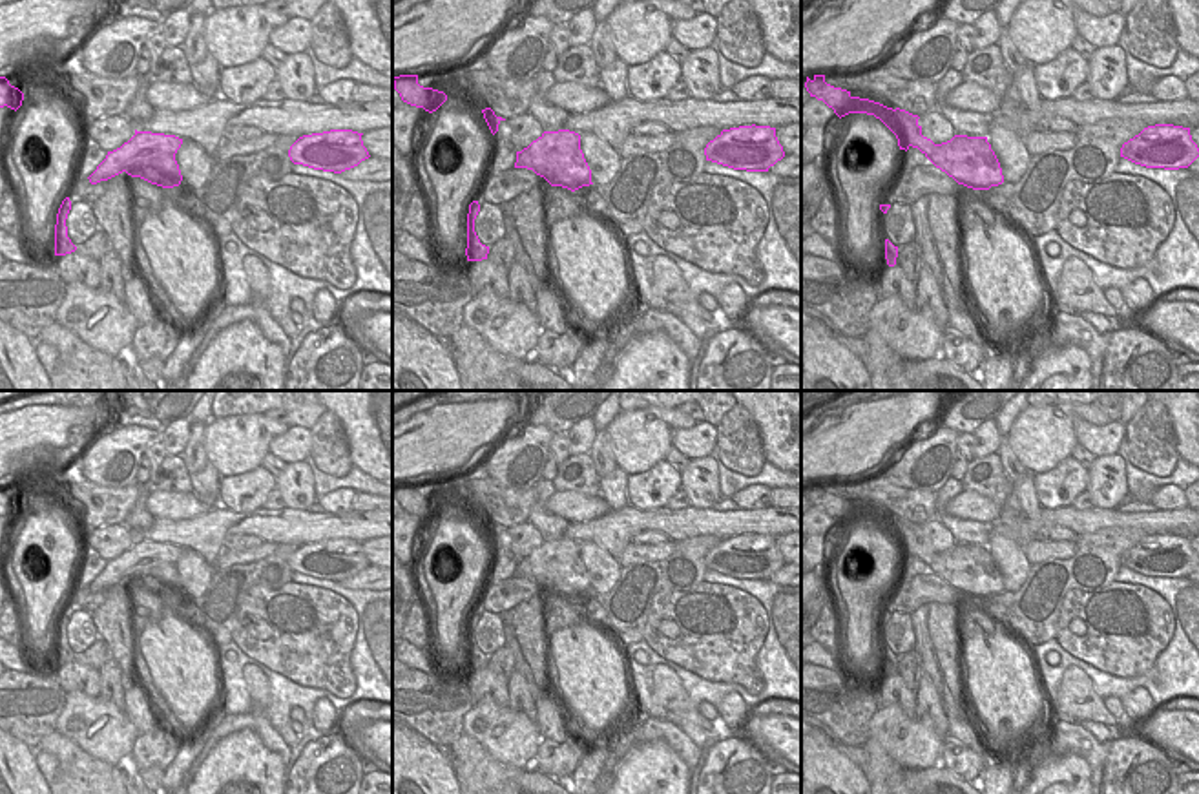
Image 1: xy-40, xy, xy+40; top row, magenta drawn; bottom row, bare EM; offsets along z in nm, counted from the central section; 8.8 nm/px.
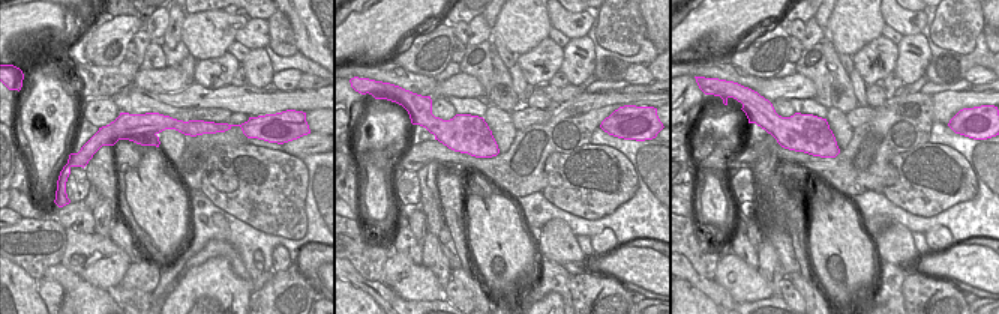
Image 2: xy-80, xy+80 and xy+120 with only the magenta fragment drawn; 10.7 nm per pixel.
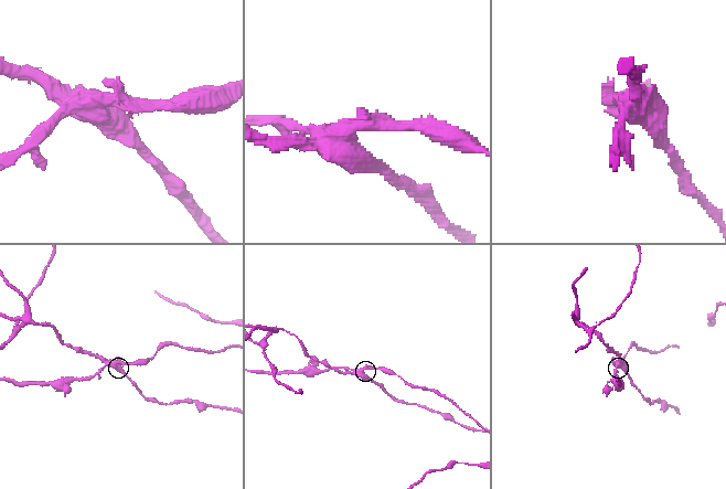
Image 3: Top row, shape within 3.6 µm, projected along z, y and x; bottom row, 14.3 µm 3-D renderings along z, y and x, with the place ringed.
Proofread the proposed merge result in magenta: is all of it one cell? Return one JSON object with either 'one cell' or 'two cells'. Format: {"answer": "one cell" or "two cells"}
{"answer": "two cells"}

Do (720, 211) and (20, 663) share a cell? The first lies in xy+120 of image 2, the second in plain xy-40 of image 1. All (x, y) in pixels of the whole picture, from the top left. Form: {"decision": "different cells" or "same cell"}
{"decision": "different cells"}

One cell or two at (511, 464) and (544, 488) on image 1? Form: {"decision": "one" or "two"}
{"decision": "two"}

